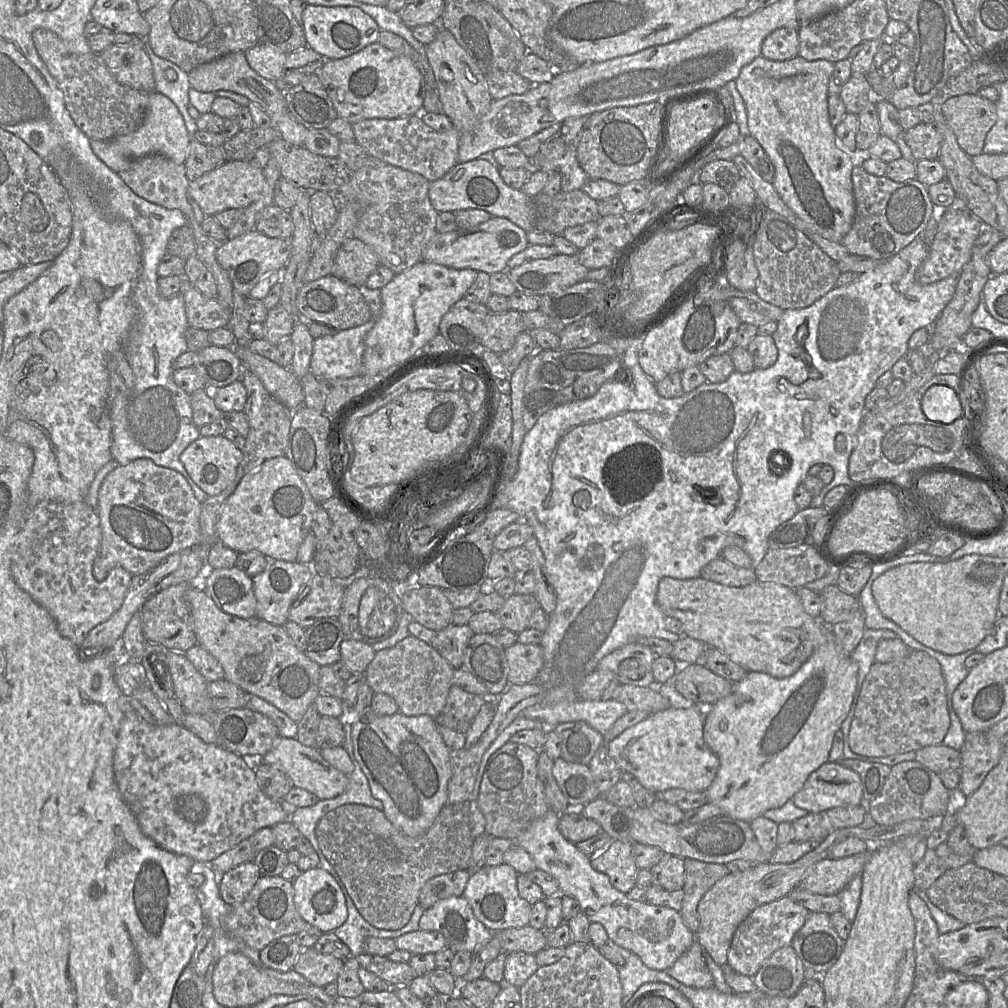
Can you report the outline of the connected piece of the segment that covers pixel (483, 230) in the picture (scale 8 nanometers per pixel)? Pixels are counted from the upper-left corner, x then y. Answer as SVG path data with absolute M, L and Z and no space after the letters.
M492 216L475 227L437 233L422 254L422 261L440 264L454 269L472 269L488 274L506 271L508 261L527 248L527 232L503 217Z

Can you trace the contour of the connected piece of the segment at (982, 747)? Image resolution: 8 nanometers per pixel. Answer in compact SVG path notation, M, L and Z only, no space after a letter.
M985 732L966 734L960 749L961 798L971 796L980 787L988 773L999 763L1004 748L998 743L988 743Z

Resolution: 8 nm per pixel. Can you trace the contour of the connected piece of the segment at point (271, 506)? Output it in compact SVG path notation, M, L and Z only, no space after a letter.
M286 456L264 461L244 475L221 507L216 540L237 553L255 551L270 560L296 561L298 549L311 531L318 505Z

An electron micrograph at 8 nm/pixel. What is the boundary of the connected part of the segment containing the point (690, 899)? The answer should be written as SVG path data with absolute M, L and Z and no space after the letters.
M684 859L685 884L680 914L687 928L696 934L699 927L698 904L705 893L721 878L731 873L723 864Z

